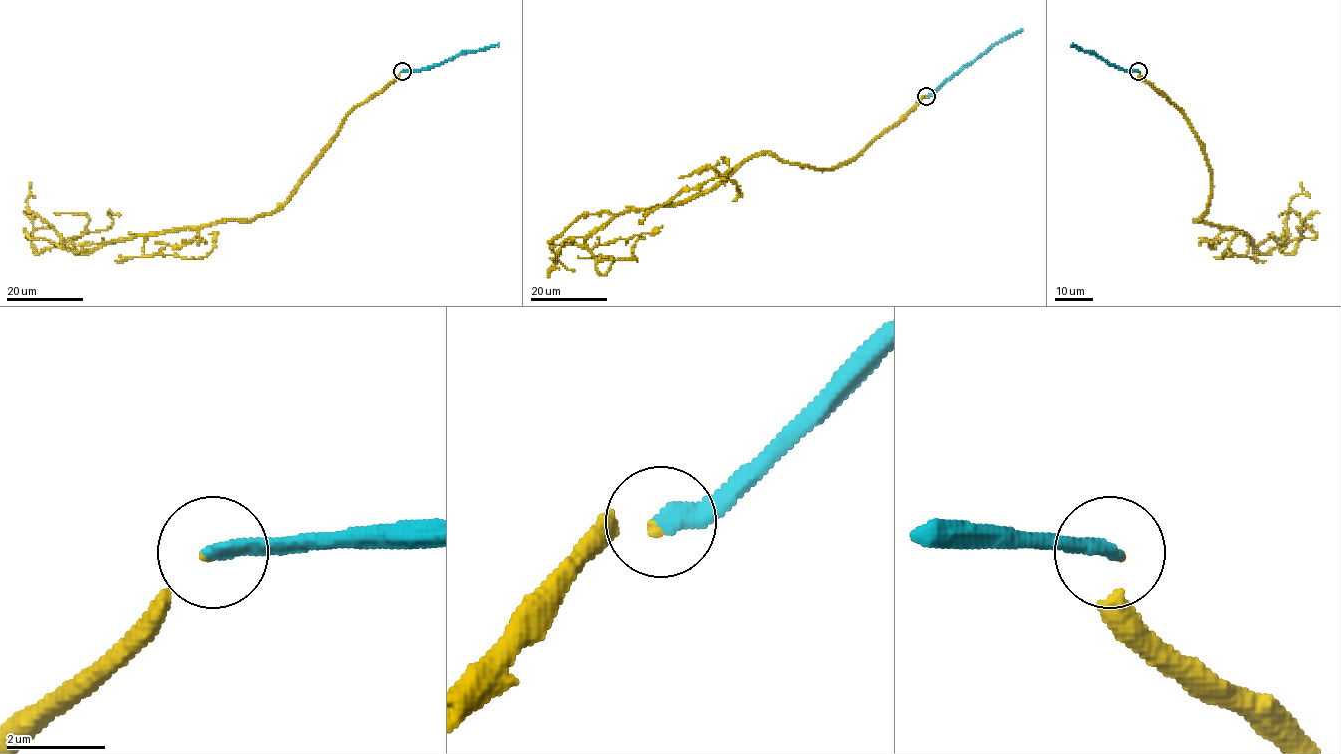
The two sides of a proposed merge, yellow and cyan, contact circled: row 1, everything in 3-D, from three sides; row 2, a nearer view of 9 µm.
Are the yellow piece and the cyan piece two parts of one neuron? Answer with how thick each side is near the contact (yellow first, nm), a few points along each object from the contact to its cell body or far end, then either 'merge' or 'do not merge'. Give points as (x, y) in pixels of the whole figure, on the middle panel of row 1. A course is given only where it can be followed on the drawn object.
120 nm thick on the yellow side, 360 nm on the other; yellow runs (925, 96), (837, 168), (755, 153), (710, 189), (619, 212), (586, 247), (599, 260), (636, 259), (644, 236); cyan runs (926, 96), (931, 96), (993, 45), (1023, 30); merge

